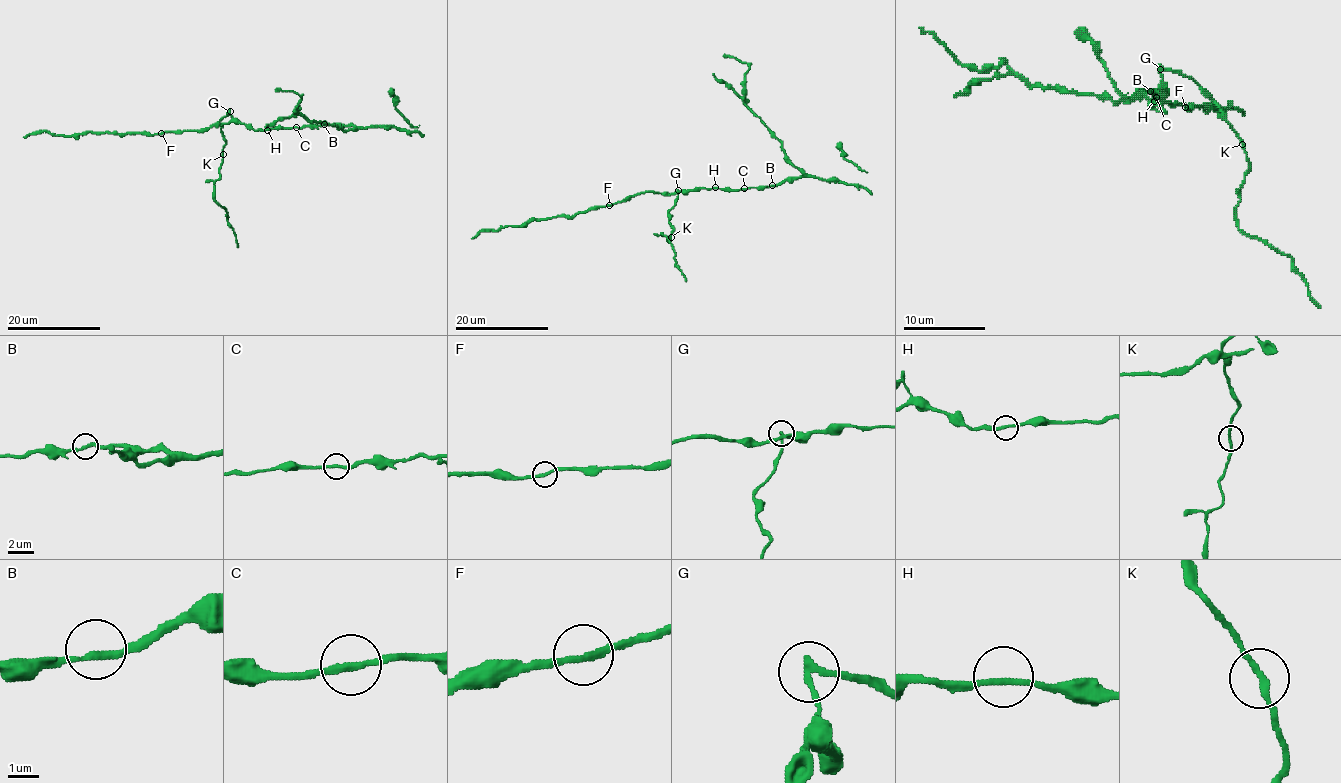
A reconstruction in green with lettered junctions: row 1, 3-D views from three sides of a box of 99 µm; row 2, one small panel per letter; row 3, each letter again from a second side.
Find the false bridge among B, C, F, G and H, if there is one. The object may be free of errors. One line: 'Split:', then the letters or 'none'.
Split: G

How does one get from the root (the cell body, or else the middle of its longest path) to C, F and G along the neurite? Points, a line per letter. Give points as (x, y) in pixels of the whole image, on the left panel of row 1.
C: (267, 129), (296, 127)
F: (267, 129), (253, 130), (230, 122), (197, 131), (161, 133)
G: (267, 129), (248, 129), (238, 123), (230, 111)

